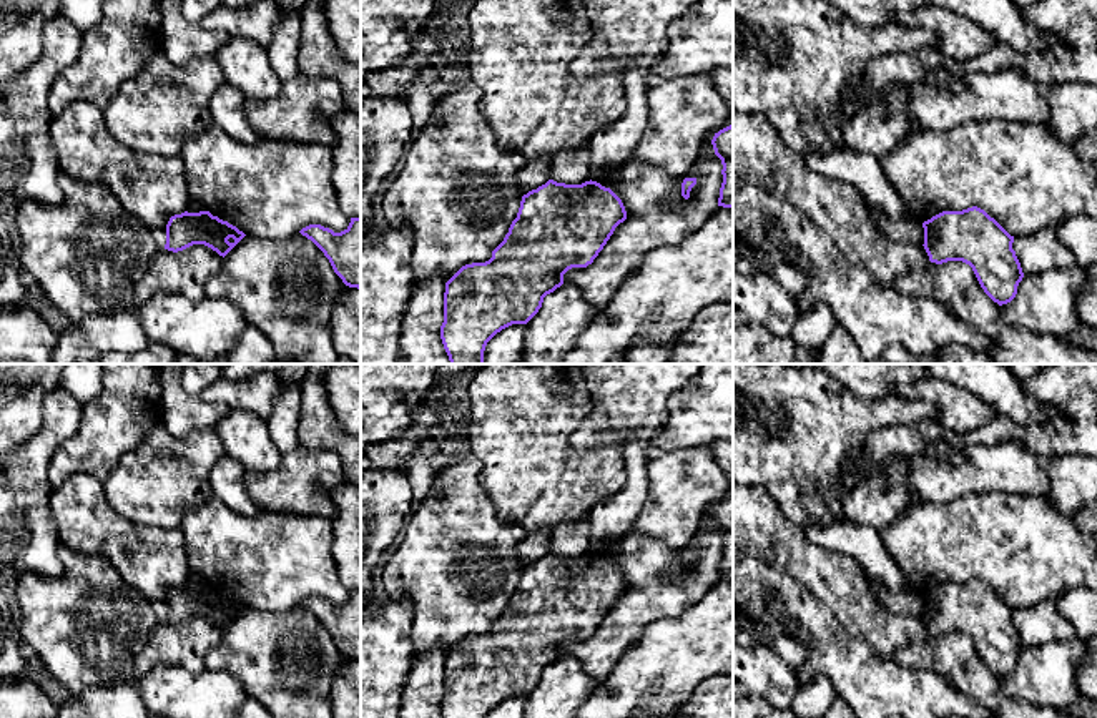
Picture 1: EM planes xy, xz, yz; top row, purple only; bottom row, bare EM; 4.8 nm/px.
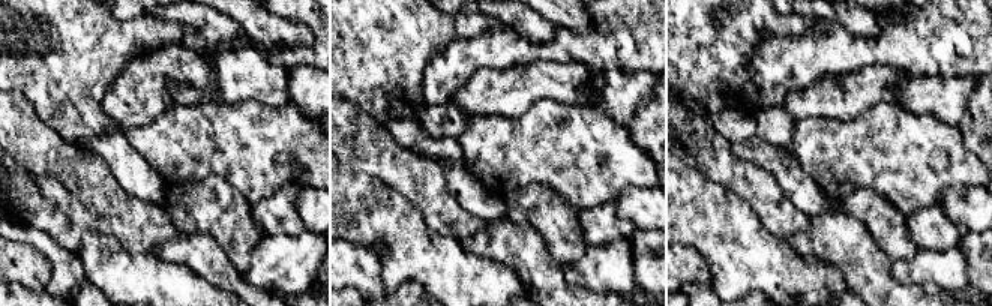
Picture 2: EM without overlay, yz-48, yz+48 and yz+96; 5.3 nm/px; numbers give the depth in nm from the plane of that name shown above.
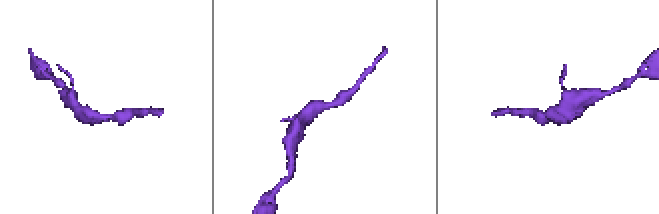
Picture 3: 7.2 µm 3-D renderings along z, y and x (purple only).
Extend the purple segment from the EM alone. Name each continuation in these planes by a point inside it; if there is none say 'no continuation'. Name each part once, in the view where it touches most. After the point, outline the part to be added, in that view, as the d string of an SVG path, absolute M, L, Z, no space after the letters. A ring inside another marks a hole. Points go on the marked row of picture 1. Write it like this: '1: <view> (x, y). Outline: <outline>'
no continuation

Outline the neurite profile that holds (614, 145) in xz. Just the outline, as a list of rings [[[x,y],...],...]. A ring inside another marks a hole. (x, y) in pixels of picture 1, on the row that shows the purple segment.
[[[630,65],[623,71],[627,110],[620,120],[598,130],[588,143],[590,180],[600,183],[618,165],[633,158],[633,151],[648,123],[648,71]]]

